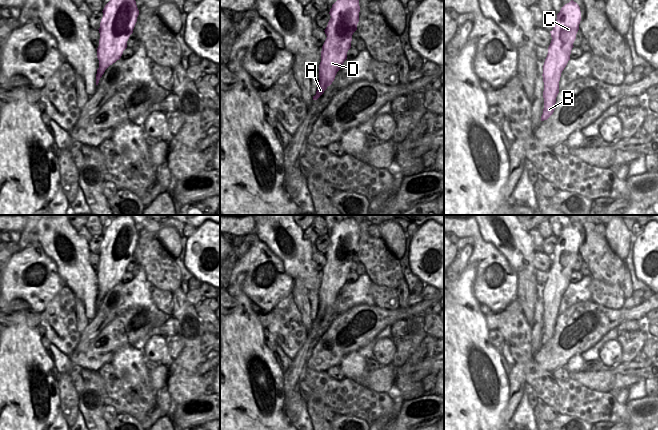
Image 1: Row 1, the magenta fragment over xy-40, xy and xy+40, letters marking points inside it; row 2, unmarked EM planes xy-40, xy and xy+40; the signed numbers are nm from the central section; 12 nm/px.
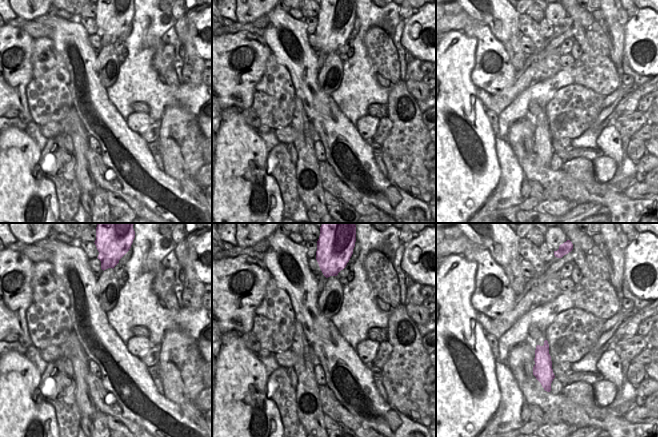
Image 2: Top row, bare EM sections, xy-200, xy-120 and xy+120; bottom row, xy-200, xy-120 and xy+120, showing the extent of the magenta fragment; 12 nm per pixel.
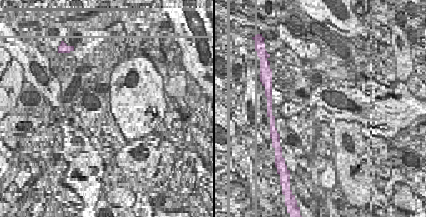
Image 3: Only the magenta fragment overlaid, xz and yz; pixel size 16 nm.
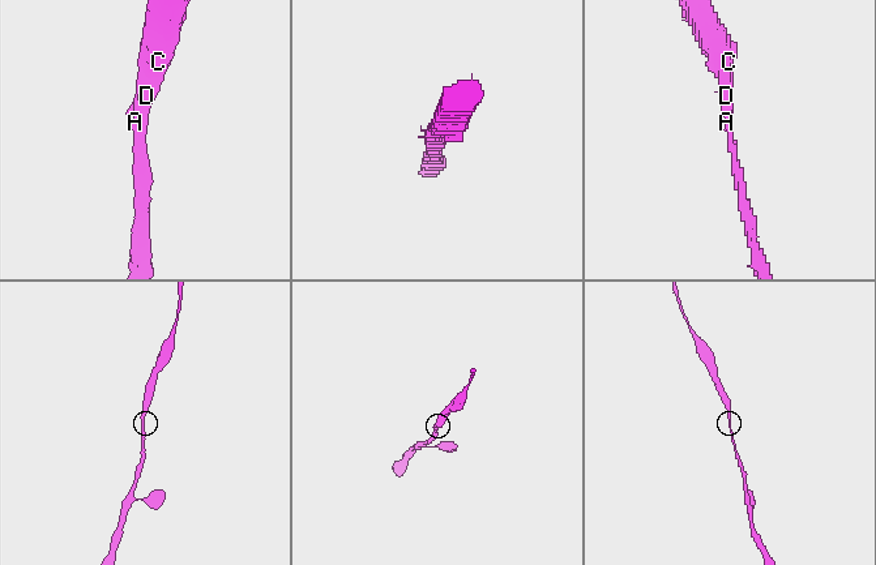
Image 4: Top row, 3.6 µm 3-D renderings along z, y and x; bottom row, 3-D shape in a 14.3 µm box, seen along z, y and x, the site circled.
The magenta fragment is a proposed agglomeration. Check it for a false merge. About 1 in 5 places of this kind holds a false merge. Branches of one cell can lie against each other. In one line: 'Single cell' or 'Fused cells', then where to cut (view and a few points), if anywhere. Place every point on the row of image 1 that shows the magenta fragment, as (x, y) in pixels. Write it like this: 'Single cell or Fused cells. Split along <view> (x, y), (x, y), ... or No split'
Single cell. No split.

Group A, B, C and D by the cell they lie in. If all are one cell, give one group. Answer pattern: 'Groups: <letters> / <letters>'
Groups: A B C D.

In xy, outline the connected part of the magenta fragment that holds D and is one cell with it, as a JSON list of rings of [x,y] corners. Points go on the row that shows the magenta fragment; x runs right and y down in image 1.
[[[337,0],[330,9],[330,20],[326,27],[327,36],[321,51],[319,86],[313,100],[317,100],[332,84],[341,65],[347,59],[352,35],[359,22],[359,0]]]

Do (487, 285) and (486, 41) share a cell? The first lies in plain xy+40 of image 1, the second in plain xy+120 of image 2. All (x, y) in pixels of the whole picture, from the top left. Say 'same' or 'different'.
same

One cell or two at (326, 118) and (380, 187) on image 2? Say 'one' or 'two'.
one

